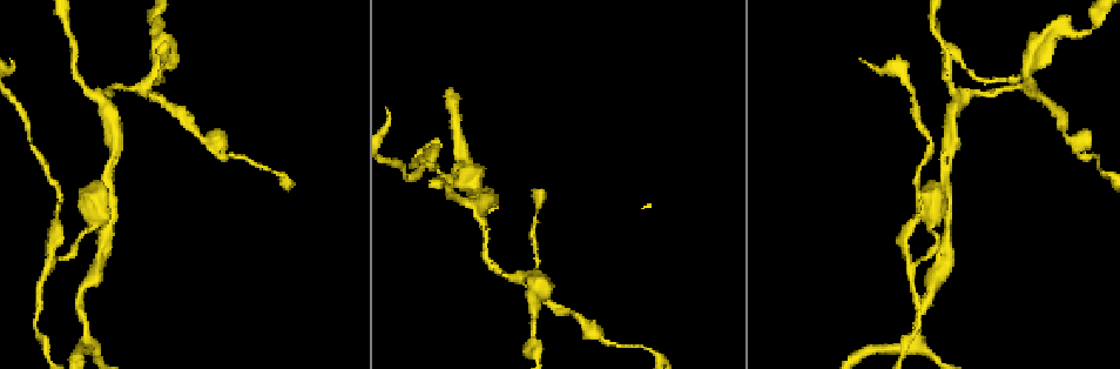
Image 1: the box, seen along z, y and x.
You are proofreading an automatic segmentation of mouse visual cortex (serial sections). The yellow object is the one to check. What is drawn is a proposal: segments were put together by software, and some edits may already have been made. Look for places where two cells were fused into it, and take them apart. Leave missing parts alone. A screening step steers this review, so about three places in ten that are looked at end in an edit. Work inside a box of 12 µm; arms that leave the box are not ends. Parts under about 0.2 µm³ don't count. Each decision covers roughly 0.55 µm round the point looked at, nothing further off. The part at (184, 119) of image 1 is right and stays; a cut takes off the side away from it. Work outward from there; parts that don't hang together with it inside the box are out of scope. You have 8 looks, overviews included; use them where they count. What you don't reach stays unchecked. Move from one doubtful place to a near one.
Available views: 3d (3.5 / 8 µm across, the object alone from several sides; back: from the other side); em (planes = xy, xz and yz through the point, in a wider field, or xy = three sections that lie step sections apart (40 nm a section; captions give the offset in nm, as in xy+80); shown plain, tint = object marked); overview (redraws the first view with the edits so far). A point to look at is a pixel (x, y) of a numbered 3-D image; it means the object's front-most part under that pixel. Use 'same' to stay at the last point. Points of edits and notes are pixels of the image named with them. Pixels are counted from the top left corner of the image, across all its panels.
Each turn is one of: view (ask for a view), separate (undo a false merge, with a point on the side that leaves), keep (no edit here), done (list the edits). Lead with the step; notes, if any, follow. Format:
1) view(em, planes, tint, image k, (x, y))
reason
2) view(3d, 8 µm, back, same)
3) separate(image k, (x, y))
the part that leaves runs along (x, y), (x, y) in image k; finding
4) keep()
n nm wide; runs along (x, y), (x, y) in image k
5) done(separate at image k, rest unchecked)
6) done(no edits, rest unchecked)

view(3d, 8 µm, image 1, (140, 90))
arms part here

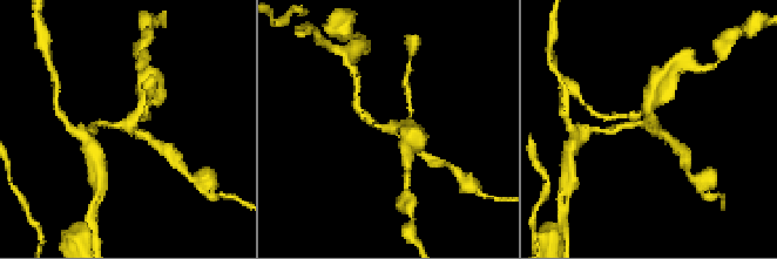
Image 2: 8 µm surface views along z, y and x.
view(em, xy, step 1, tint, image 2, (389, 130))
3 arms; arms of 200, 200, 200 nm

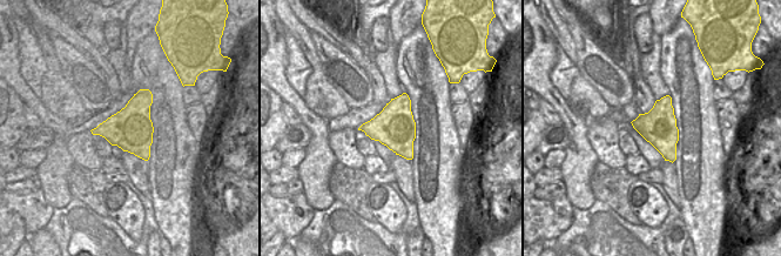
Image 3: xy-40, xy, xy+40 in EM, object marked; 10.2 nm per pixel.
keep()
runs along (413, 148), (362, 114) in image 2; all the same cell

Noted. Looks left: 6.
view(3d, 8 µm, image 1, (1089, 158))
sudden change in width

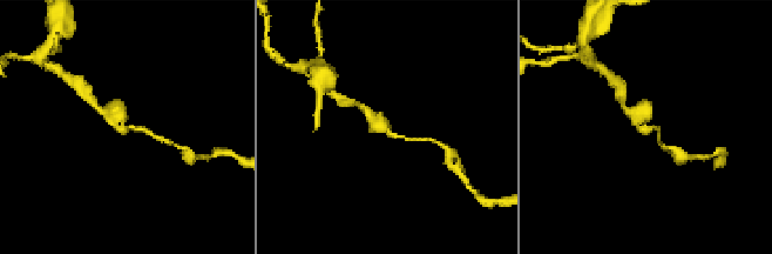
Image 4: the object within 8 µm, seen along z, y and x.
view(3d, 3.5 µm, image 4, (649, 128))

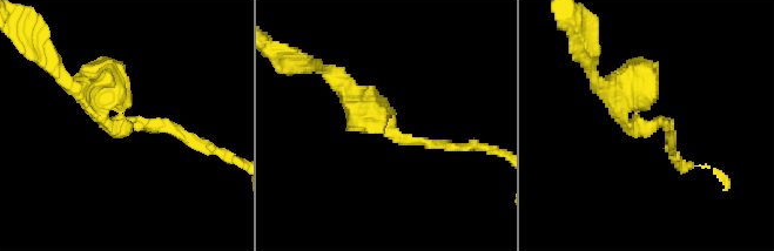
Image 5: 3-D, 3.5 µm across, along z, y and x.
keep()
one cell here

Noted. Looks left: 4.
view(3d, 3.5 µm, image 1, (481, 215))
calibre changes

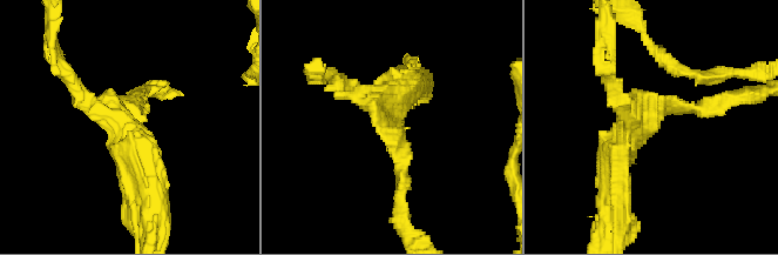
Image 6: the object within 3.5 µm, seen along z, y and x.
view(em, xy, step 3, tint, image 6, (125, 113))
3 arms; arms of 200, 250, 400 nm; shape alone is not enough

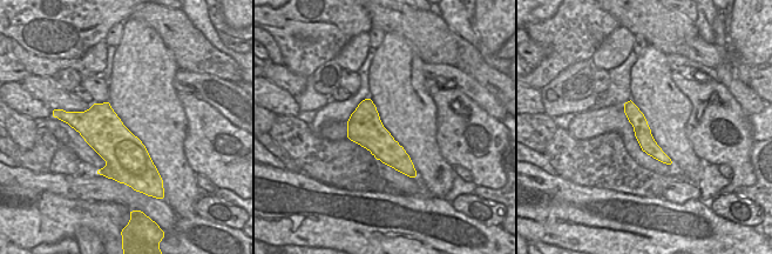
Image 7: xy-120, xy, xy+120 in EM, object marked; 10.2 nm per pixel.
view(em, xy, step 5, tint, same)
another direction

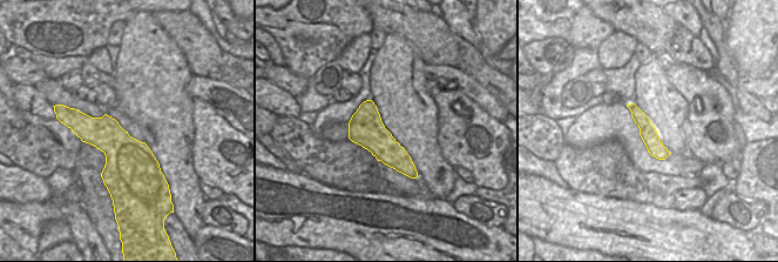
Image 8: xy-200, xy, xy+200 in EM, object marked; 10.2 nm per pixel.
keep()
360 nm wide; runs along (633, 107), (662, 156) in image 8; continuous, no second cell

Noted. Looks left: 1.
done(no edits, rest unchecked)

